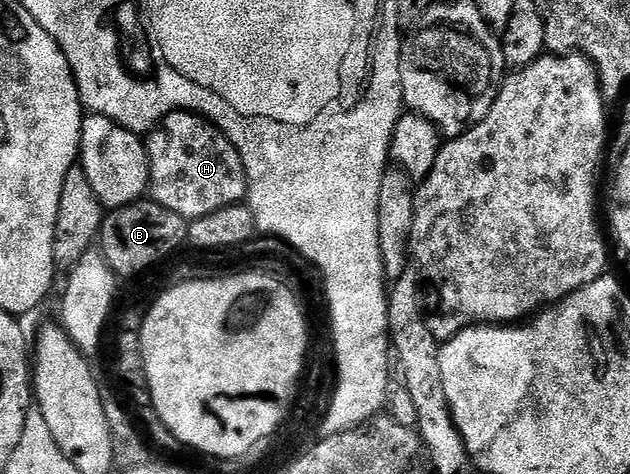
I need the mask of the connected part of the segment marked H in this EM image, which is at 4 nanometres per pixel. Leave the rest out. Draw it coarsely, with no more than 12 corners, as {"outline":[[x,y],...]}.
{"outline":[[171,112],[146,137],[150,199],[188,222],[247,199],[235,143]]}

